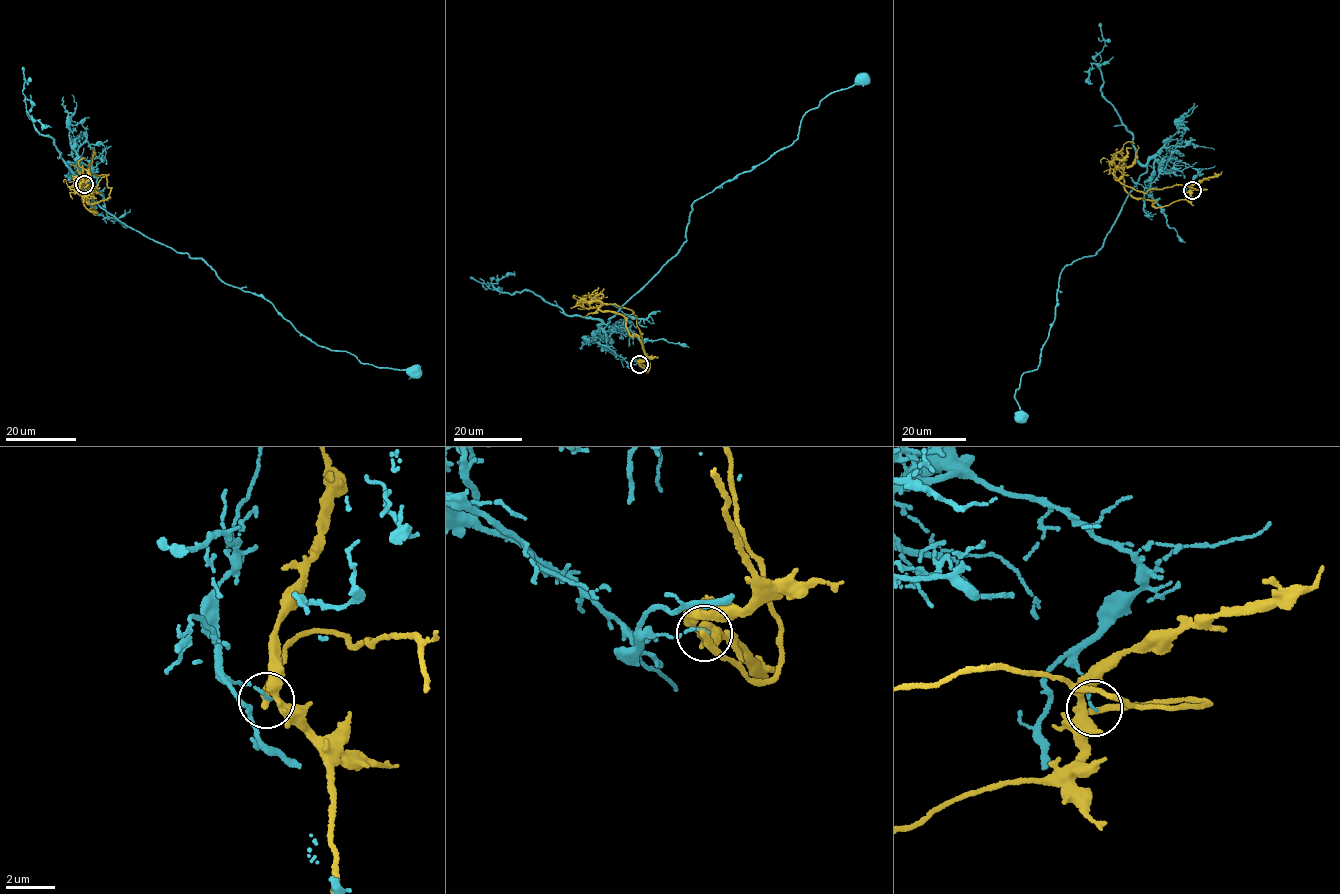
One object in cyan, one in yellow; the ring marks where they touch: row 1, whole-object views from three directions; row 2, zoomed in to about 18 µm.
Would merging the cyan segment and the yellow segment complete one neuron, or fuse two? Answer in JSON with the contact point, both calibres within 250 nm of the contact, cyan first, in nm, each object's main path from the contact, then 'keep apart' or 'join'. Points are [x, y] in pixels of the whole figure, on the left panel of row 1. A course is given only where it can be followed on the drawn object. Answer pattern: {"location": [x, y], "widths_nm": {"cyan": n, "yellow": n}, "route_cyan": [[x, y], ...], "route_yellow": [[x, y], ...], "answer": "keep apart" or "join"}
{"location": [84, 184], "widths_nm": {"cyan": 90, "yellow": 170}, "route_cyan": [[84, 183], [78, 160], [105, 210], [260, 295], [319, 345], [413, 371]], "route_yellow": [[84, 183], [97, 213], [79, 192], [78, 164], [85, 157]], "answer": "keep apart"}

